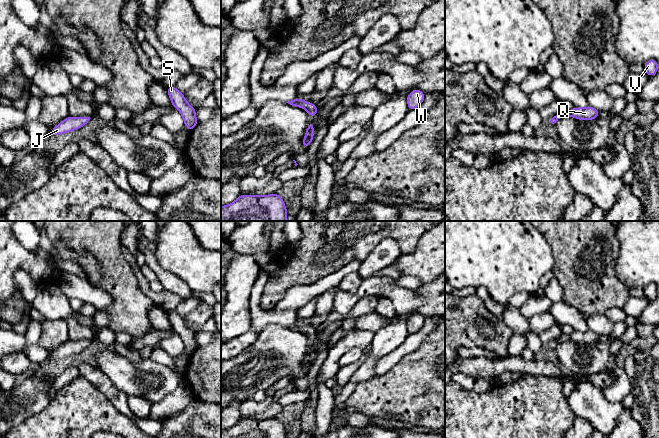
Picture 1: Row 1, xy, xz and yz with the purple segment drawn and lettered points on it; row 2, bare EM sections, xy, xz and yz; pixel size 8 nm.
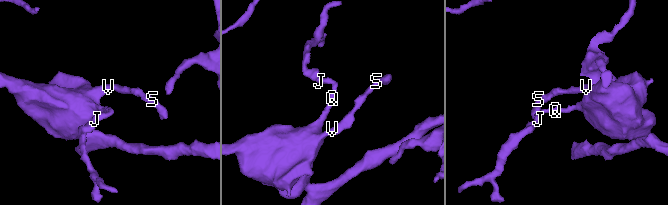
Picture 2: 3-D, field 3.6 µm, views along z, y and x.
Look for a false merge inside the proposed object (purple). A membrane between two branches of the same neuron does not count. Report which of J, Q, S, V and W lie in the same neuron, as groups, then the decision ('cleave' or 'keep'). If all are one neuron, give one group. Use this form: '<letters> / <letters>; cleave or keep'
J Q S V W; keep

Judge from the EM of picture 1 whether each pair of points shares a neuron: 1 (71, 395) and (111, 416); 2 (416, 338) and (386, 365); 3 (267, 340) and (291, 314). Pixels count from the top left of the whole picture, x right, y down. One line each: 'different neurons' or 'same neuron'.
1: same neuron
2: same neuron
3: different neurons

